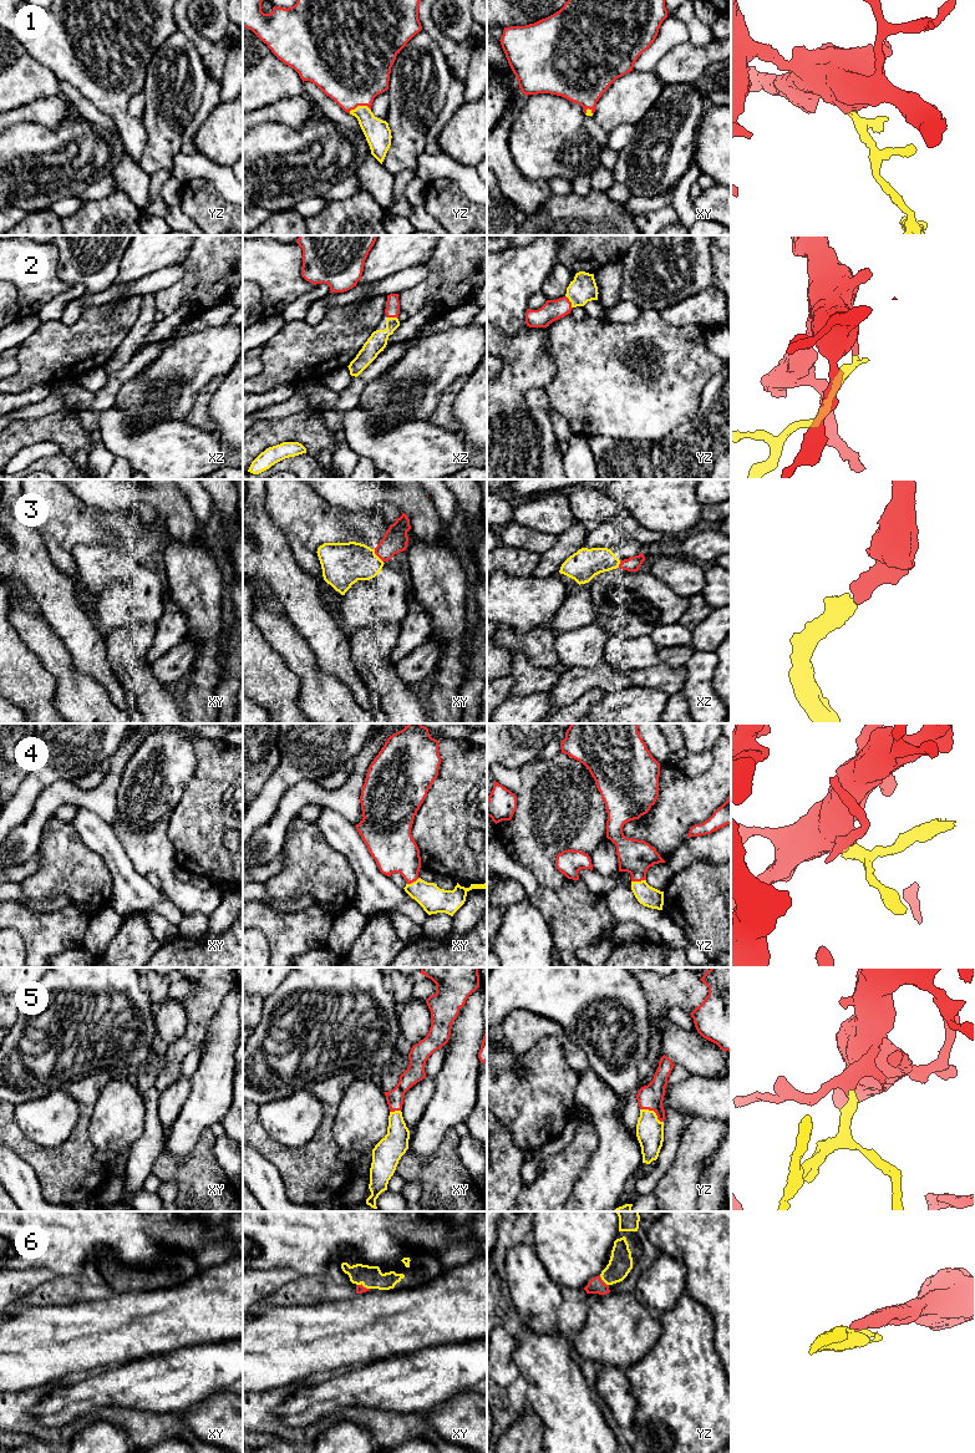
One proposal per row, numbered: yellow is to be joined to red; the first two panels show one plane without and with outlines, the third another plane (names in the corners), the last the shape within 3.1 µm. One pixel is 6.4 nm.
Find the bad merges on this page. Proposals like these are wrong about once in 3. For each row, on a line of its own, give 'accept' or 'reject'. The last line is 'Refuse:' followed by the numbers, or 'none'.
1: accept
2: accept
3: accept
4: accept
5: accept
6: accept
Refuse: none

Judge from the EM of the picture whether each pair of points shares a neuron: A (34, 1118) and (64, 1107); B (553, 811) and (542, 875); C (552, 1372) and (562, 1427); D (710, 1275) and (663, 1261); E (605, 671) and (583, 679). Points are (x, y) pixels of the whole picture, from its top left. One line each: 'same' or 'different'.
A: same
B: same
C: same
D: different
E: same

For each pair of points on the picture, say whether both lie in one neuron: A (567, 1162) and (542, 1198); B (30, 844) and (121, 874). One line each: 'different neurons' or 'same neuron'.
A: same neuron
B: different neurons

